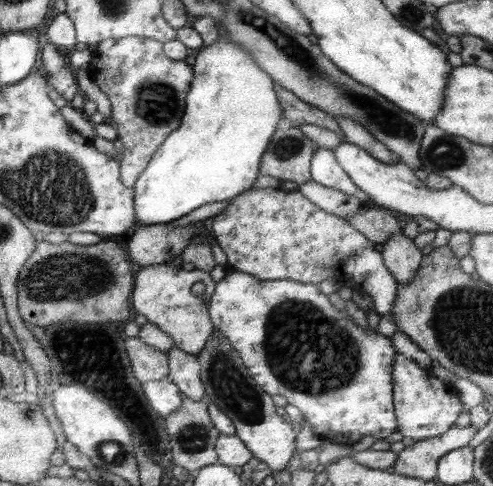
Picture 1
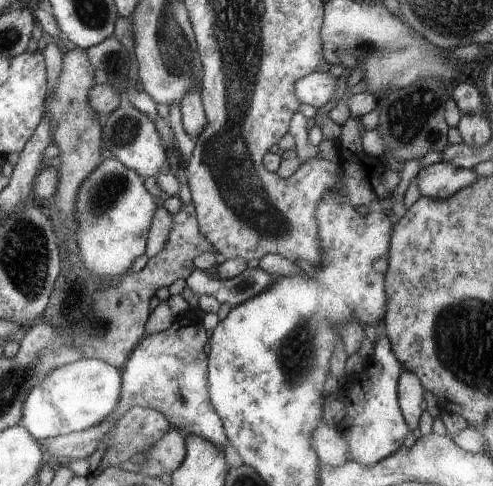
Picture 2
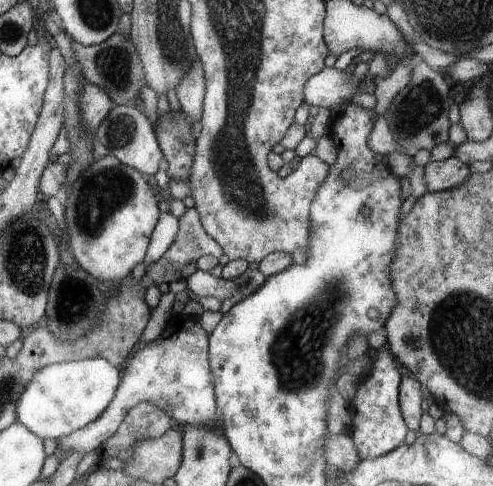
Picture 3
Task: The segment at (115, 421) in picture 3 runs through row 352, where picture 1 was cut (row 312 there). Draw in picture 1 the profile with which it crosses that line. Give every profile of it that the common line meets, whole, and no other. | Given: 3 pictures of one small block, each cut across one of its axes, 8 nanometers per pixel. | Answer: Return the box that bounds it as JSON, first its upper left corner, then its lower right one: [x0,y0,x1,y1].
[133,264,217,356]

